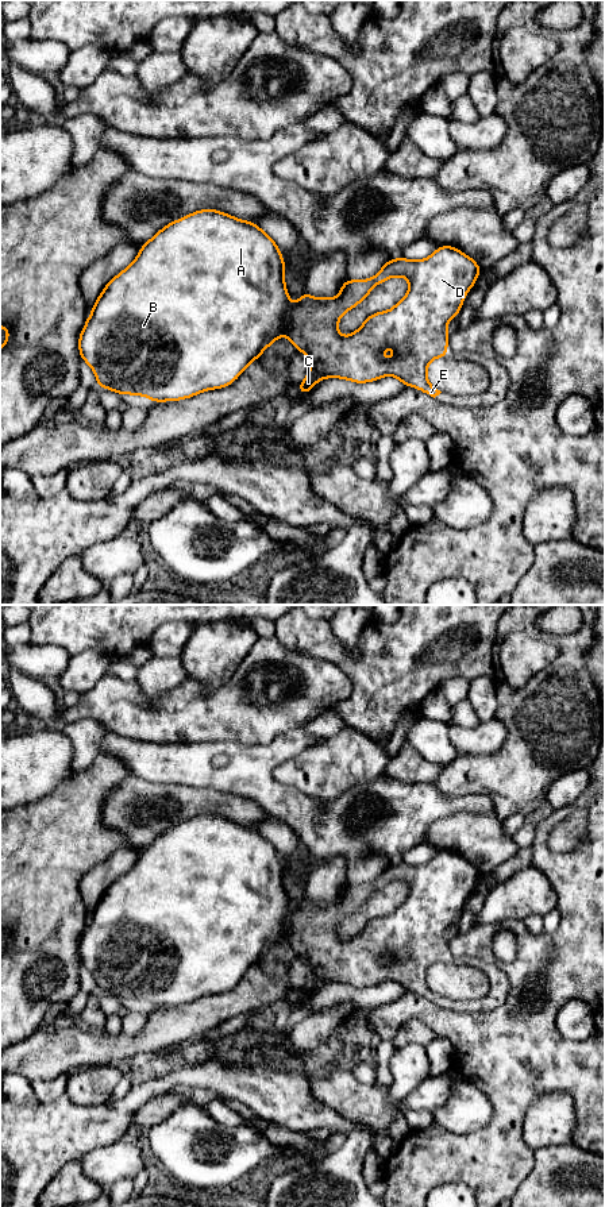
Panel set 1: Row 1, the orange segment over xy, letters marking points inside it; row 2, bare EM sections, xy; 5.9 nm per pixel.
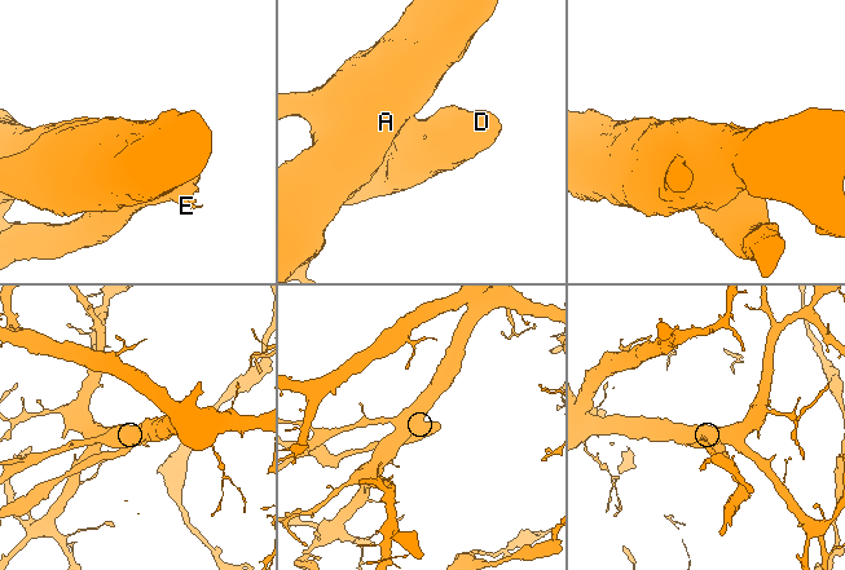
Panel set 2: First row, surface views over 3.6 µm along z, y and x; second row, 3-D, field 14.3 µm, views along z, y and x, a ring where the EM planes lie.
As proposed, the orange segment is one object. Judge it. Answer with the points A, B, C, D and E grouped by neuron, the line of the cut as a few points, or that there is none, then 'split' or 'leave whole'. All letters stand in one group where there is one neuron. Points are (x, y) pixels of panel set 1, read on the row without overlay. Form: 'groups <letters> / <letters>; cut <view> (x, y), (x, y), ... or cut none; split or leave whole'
groups A B / C D E; cut xy (292, 909), (282, 939); split

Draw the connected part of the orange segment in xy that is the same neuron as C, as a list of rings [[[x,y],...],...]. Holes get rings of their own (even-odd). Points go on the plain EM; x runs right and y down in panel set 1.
[[[440,851],[425,864],[409,865],[405,861],[389,864],[373,883],[359,886],[347,883],[340,898],[334,903],[315,903],[305,895],[300,905],[290,910],[284,937],[311,968],[309,977],[298,988],[300,1000],[307,999],[320,984],[328,982],[365,988],[386,980],[396,982],[402,990],[413,991],[433,1003],[439,1000],[442,996],[428,987],[427,972],[436,963],[447,963],[447,929],[461,917],[465,902],[477,887],[479,876],[479,869],[461,855]],[[392,882],[408,884],[409,894],[405,902],[392,914],[370,919],[351,940],[340,940],[338,936],[340,922],[361,909],[375,890]],[[386,952],[392,952],[396,959],[385,965],[382,956]]]

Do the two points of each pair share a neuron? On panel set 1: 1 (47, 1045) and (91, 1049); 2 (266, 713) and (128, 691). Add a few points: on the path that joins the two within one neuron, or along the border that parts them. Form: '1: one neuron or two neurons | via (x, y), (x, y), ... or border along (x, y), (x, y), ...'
1: one neuron | via (58, 1048), (80, 1048)
2: one neuron | via (230, 713), (158, 714)

